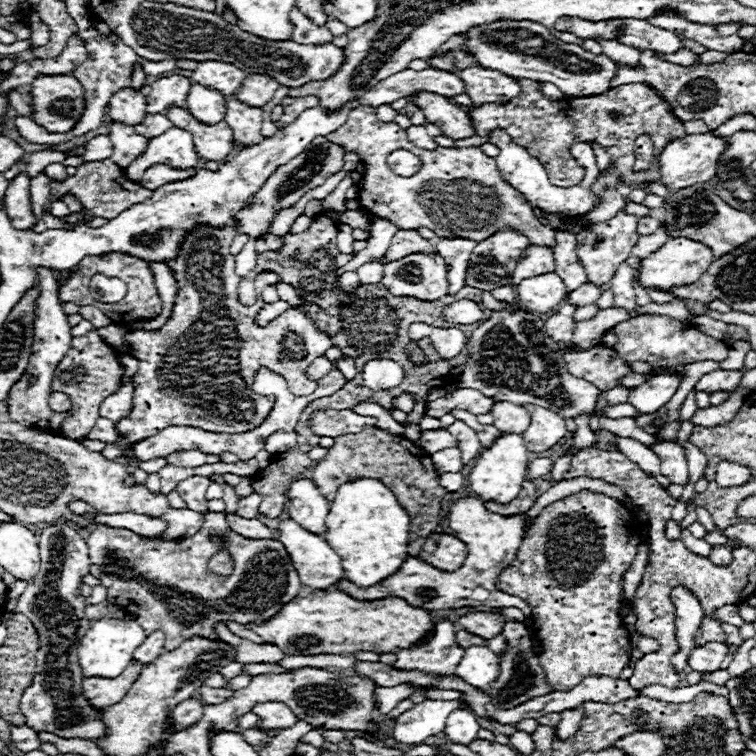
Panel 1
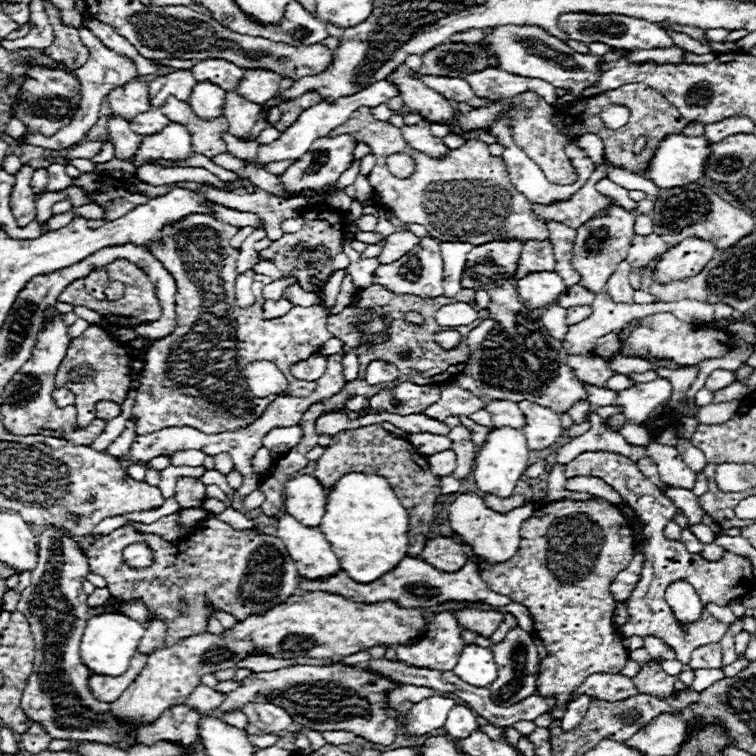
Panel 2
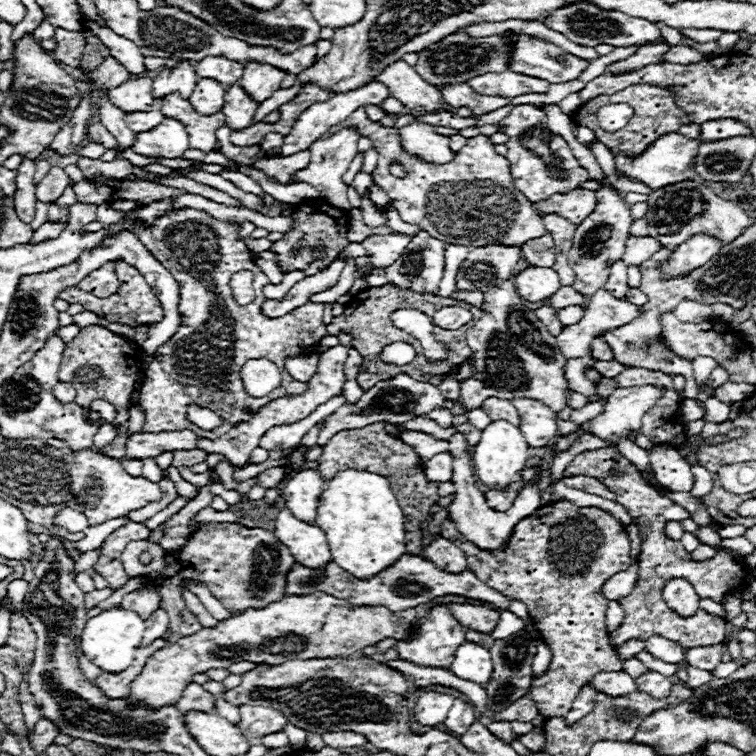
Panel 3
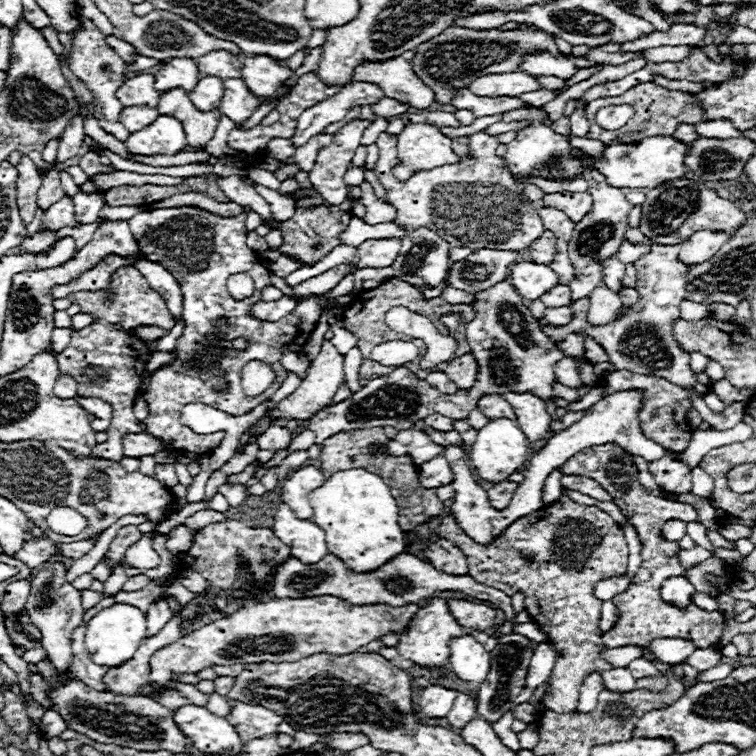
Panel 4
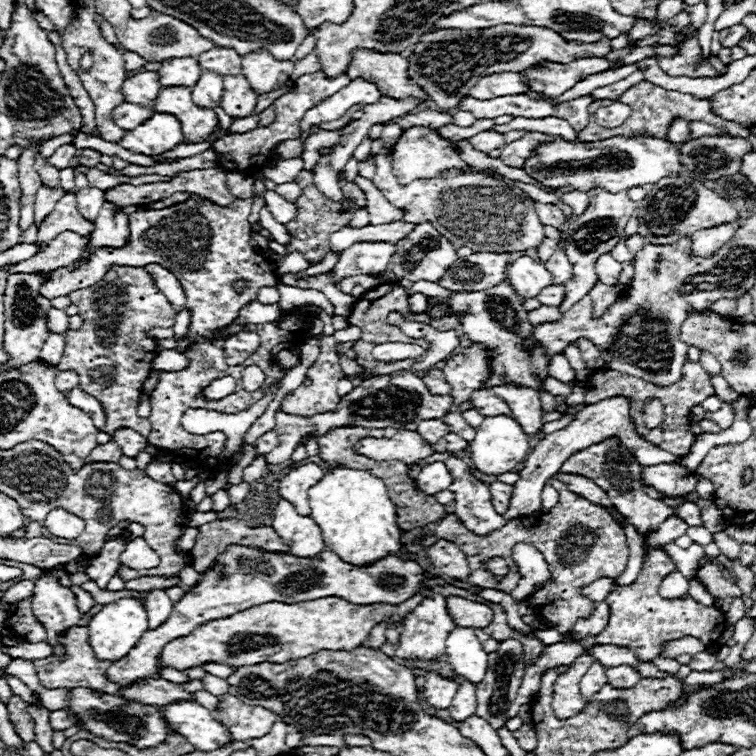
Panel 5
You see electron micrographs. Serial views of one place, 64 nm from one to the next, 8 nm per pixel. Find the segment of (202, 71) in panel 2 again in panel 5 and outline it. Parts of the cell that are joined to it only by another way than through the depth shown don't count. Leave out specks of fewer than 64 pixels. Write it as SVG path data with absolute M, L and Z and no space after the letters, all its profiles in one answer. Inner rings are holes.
M212 48L206 54L198 56L198 64L204 70L228 76L228 74L240 74L240 54L232 48Z

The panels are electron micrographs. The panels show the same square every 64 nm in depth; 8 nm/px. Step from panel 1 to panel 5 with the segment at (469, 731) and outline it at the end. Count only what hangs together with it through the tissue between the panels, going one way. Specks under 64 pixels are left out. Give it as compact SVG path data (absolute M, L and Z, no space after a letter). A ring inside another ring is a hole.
M464 680L460 684L448 712L450 712L450 718L456 722L464 722L466 718L470 718L470 714L476 714L476 688L472 682Z

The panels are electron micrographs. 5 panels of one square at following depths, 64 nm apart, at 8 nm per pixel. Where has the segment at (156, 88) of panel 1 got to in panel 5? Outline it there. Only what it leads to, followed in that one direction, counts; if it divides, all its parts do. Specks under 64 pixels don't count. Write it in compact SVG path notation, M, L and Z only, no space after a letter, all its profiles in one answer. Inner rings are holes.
M170 58L170 60L164 60L158 70L160 86L188 86L188 88L192 88L194 82L198 82L200 74L202 74L202 68L196 58Z

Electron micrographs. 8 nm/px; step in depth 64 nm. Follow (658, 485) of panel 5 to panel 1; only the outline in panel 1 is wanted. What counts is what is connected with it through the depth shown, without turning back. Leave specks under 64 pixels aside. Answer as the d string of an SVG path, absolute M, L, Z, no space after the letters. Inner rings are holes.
M678 442L652 444L650 448L660 456L661 474L671 483L685 486L689 481L689 472L684 448Z

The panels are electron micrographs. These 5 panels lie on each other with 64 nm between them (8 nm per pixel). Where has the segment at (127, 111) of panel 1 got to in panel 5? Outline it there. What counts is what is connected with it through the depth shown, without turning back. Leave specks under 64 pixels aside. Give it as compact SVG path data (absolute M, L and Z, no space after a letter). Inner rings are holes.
M140 72L126 78L122 86L122 94L126 102L134 102L140 106L154 106L156 96L160 90L158 74L156 72Z

